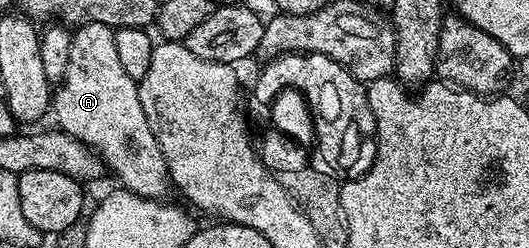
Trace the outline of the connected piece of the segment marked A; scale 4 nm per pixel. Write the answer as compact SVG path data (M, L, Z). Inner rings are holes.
M82 23L72 31L70 45L70 65L66 67L64 82L55 88L50 104L51 114L56 114L55 126L70 137L82 141L95 149L109 172L120 178L119 186L125 191L133 191L147 199L163 200L170 191L168 166L162 157L162 149L142 113L142 101L137 80L126 77L118 58L118 49L114 46L116 31L101 23Z

